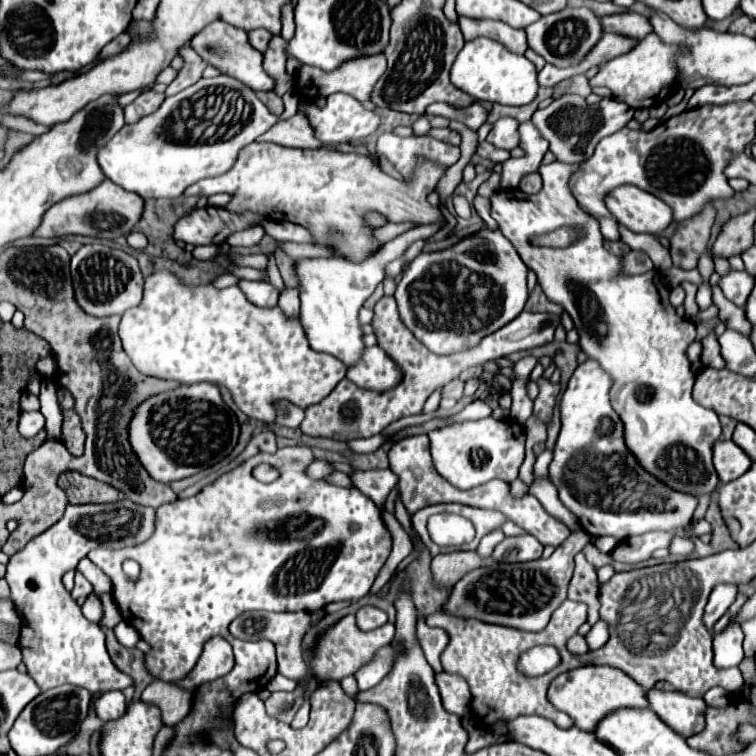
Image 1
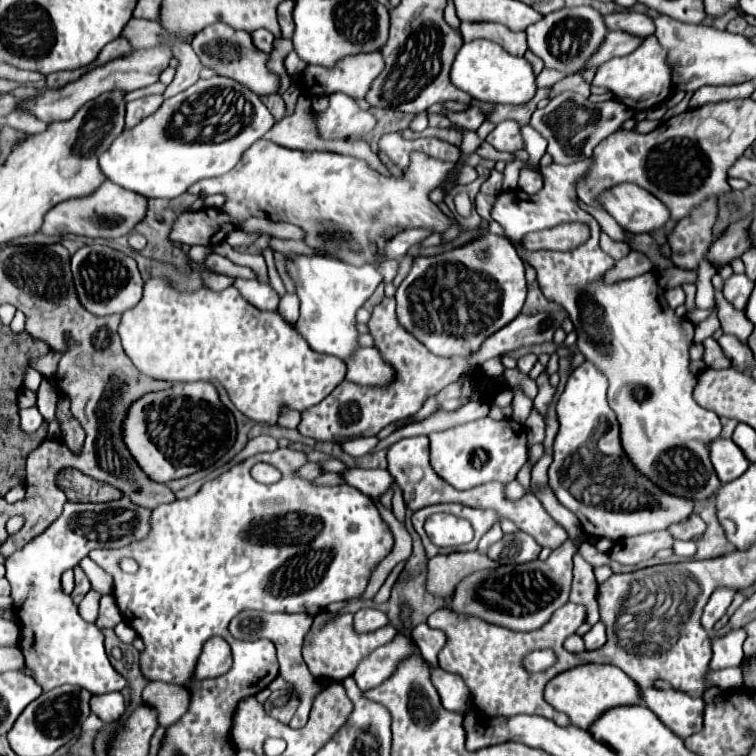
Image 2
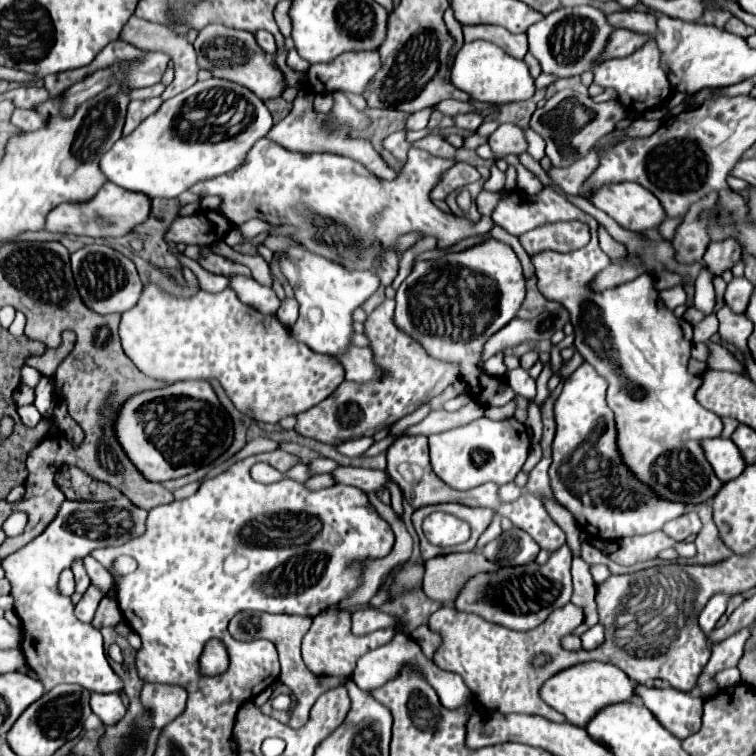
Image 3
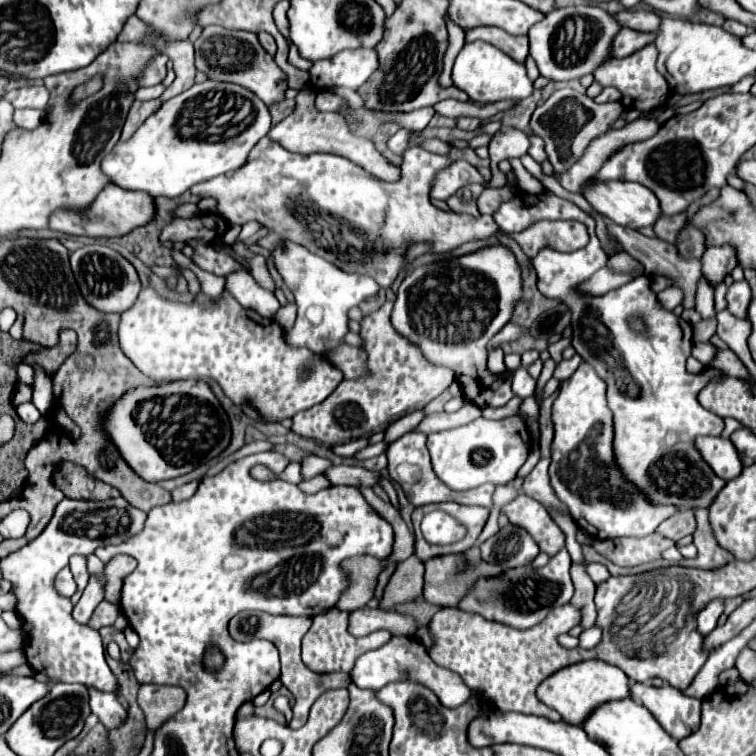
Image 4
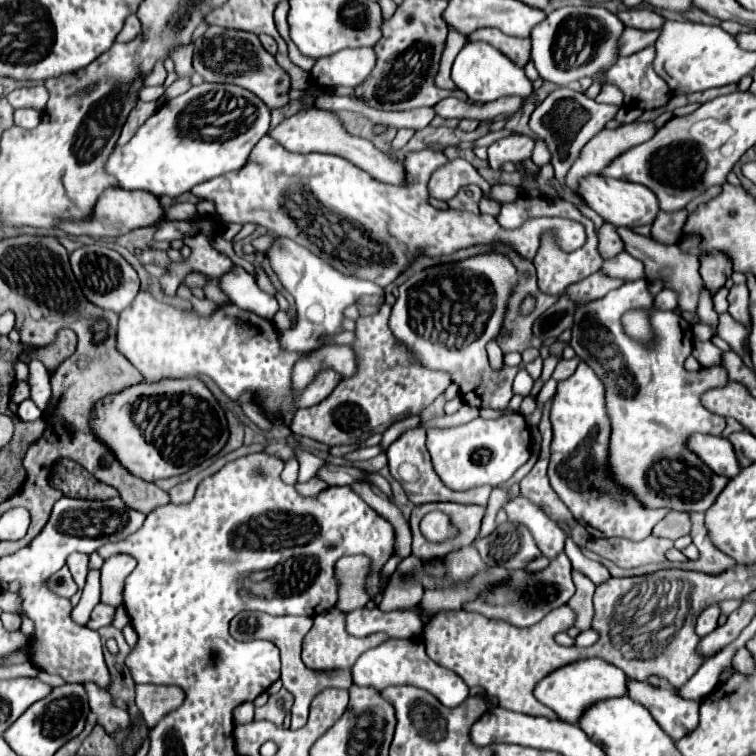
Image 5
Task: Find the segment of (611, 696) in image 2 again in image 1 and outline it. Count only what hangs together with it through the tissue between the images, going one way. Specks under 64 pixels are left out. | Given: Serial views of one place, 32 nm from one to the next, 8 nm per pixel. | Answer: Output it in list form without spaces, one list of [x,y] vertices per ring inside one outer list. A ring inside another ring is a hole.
[[[582,666],[578,670],[570,670],[552,680],[548,688],[548,700],[568,716],[576,720],[576,726],[586,732],[594,732],[594,728],[608,716],[608,712],[616,712],[620,708],[648,708],[648,690],[636,684],[628,674],[612,666]]]

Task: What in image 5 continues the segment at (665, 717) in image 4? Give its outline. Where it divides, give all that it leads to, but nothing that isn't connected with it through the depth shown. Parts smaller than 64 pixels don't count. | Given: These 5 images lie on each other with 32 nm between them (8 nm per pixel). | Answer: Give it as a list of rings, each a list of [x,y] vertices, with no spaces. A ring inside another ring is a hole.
[[[630,680],[628,696],[646,706],[662,730],[674,740],[680,740],[696,730],[700,704],[678,696],[674,688],[656,688],[648,682]]]

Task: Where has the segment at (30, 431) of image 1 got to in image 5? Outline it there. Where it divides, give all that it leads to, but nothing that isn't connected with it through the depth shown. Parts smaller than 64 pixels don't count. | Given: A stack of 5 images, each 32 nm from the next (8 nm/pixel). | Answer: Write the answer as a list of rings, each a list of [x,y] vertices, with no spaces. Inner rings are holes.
[[[24,400],[20,406],[18,406],[18,418],[24,420],[24,422],[34,422],[42,416],[42,412],[36,408],[36,404],[32,400]]]

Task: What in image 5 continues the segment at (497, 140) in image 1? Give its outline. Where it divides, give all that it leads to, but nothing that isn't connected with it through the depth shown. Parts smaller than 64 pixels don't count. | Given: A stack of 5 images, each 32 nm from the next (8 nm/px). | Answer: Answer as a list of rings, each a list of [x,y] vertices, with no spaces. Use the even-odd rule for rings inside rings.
[[[518,132],[504,136],[488,148],[490,166],[500,168],[502,162],[522,162],[522,158],[530,158],[532,148],[534,148],[534,140],[530,136]]]

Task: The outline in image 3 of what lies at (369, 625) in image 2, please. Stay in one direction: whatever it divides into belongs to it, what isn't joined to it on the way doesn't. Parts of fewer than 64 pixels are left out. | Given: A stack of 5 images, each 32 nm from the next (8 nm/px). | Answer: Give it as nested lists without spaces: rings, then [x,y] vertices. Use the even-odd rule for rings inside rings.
[[[360,608],[352,614],[352,632],[362,636],[374,630],[394,627],[395,619],[389,614],[384,614],[376,608]]]

